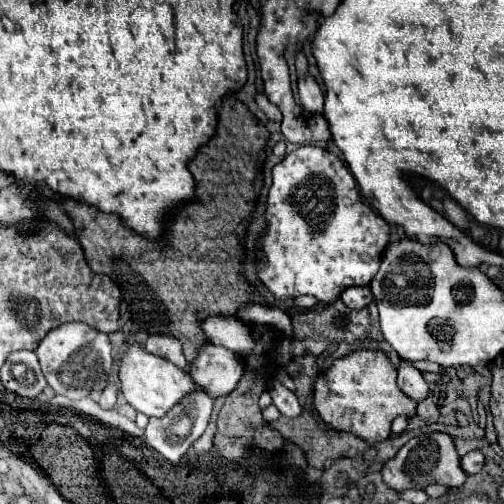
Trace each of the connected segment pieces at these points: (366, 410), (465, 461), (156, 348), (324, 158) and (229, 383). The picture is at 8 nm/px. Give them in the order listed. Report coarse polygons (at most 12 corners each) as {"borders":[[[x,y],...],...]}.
{"borders":[[[351,351],[317,377],[323,423],[371,445],[415,417],[385,351]],[[479,449],[461,459],[465,473],[479,473],[485,455]],[[149,335],[145,349],[179,369],[189,363],[175,337]],[[315,145],[273,167],[257,277],[331,305],[389,223]],[[205,347],[189,375],[211,397],[231,393],[245,373],[225,347]]]}

